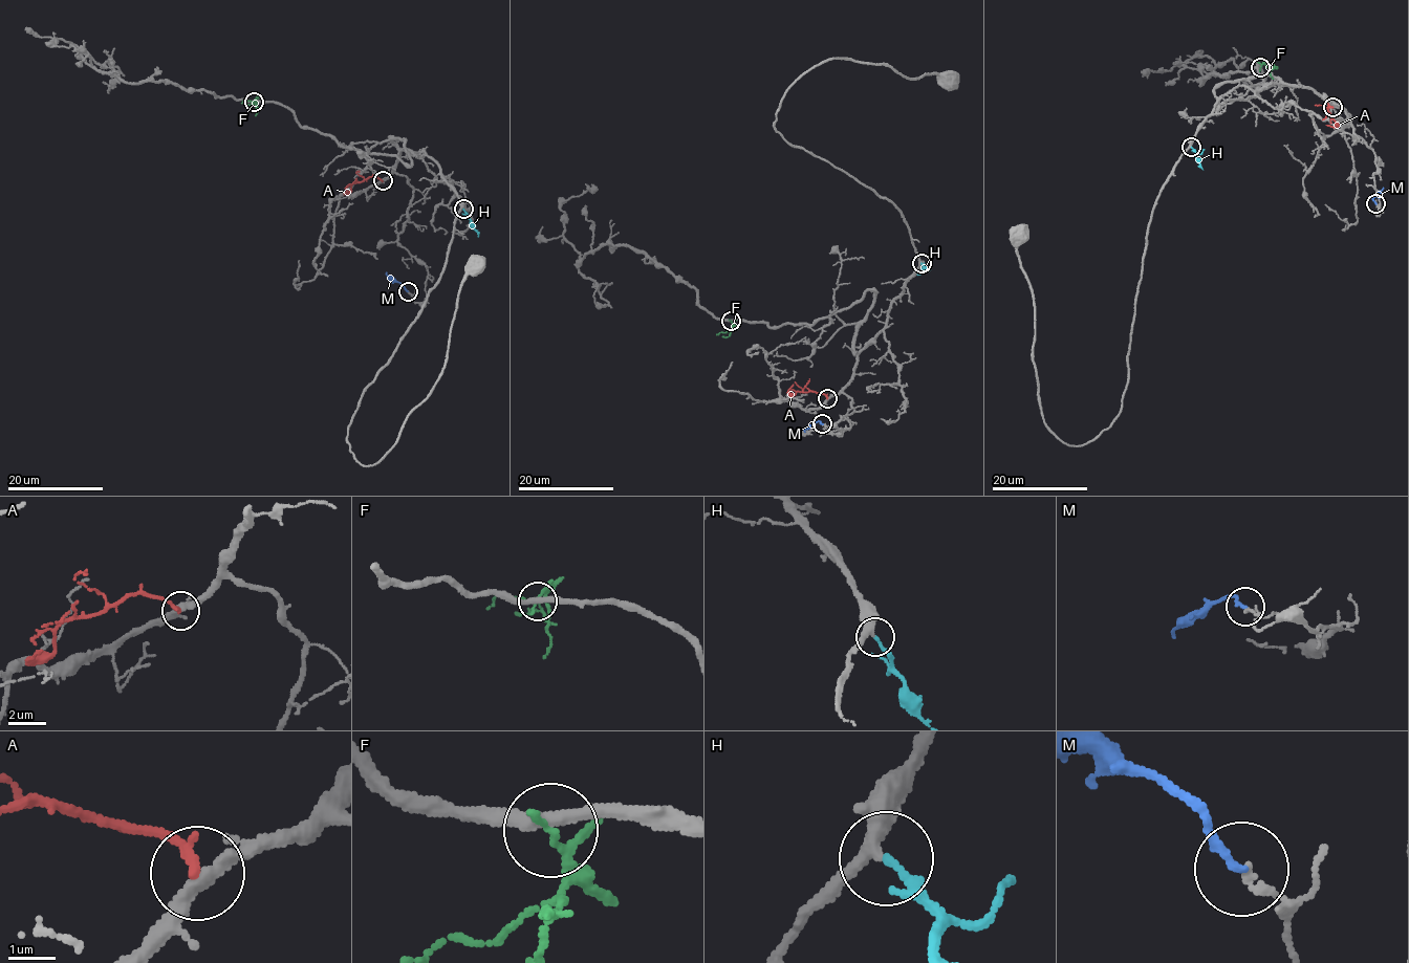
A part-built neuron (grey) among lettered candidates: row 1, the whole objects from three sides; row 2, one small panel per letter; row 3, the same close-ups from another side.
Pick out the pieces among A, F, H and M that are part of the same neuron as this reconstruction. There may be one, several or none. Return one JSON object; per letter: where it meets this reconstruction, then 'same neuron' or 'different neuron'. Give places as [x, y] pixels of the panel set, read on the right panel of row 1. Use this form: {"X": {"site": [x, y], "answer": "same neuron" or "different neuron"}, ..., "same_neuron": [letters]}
{"A": {"site": [1332, 107], "answer": "different neuron"}, "F": {"site": [1260, 67], "answer": "different neuron"}, "H": {"site": [1191, 147], "answer": "same neuron"}, "M": {"site": [1375, 203], "answer": "different neuron"}, "same_neuron": ["H"]}

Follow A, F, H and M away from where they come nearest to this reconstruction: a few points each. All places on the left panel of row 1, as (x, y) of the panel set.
A: (382, 181), (374, 177), (364, 179), (355, 182), (344, 193), (348, 191)
F: (254, 102), (256, 99), (243, 100), (241, 104)
H: (463, 209), (478, 237)
M: (408, 291), (386, 272)

